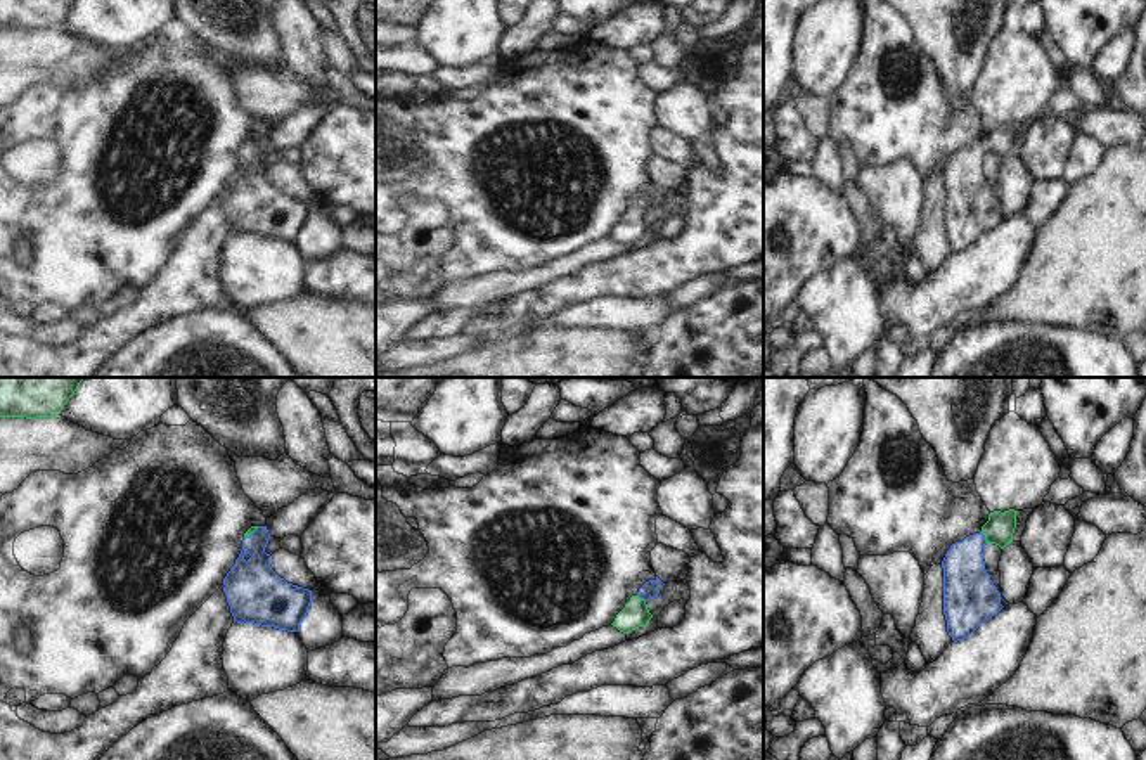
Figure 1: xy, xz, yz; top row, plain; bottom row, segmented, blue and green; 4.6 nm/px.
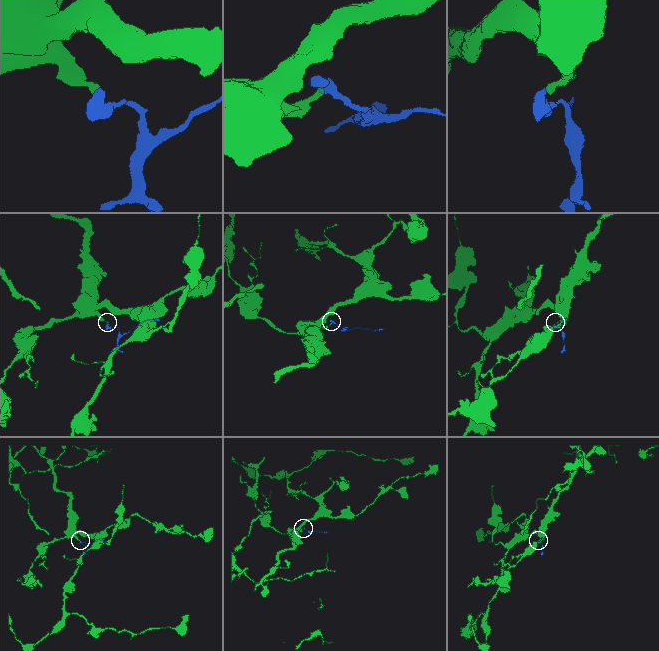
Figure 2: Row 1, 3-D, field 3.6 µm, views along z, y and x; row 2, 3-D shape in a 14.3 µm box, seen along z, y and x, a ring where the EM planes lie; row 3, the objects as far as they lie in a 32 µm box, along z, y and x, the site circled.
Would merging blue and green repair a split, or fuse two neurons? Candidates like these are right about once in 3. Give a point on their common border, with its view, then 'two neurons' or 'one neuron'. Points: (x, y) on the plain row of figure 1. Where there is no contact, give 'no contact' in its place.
yz (984, 149) | one neuron

